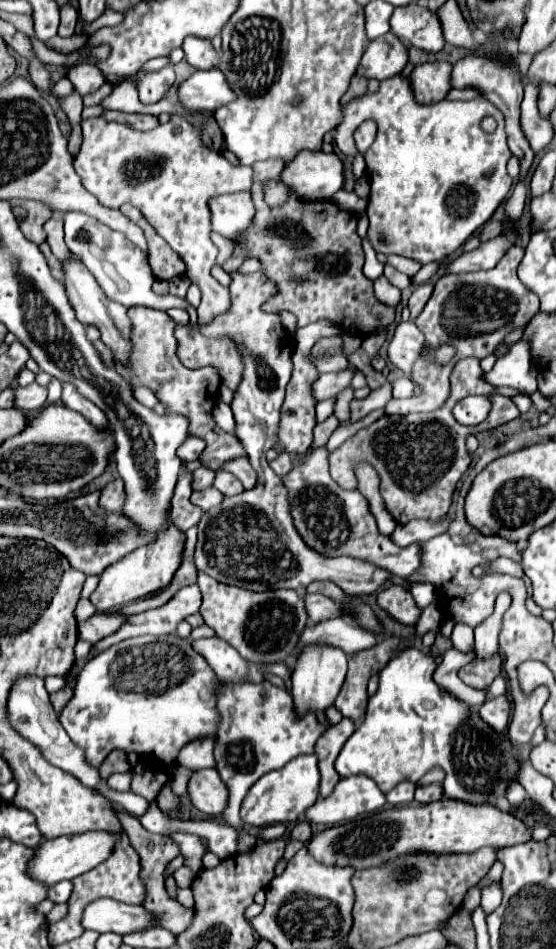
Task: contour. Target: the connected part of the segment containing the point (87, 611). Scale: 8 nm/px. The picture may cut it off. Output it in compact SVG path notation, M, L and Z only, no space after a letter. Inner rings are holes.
M80 599L78 607L76 607L76 619L78 621L86 621L92 615L96 615L96 607L90 603L90 599Z

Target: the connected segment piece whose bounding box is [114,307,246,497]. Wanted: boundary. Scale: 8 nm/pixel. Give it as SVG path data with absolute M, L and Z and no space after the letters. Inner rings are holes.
M130 307L128 317L130 317L130 335L132 335L134 351L132 351L132 357L128 359L126 367L122 363L116 363L114 369L128 381L130 387L142 385L142 387L152 389L156 393L158 401L166 405L166 413L184 415L188 419L188 423L190 423L188 435L200 437L206 441L206 447L200 453L198 461L202 463L202 467L208 467L216 473L212 487L216 487L226 497L244 491L242 483L232 473L220 469L224 463L228 463L232 459L246 457L246 451L238 439L220 431L212 419L212 409L218 401L218 385L220 385L220 377L214 371L214 367L186 369L180 363L180 359L176 355L178 341L174 337L176 323L168 317L168 313L150 309L150 307Z

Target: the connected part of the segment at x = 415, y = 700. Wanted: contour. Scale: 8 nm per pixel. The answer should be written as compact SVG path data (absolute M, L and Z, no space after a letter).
M406 647L398 651L386 667L378 673L378 691L368 701L368 711L360 727L350 735L350 739L344 743L340 755L336 757L334 769L340 777L346 775L366 775L376 781L380 791L388 793L396 783L400 781L412 781L418 783L424 773L428 773L432 767L442 767L446 771L444 779L444 795L452 799L462 799L468 803L492 803L492 799L502 797L506 791L506 785L510 779L516 779L518 761L522 759L516 749L504 739L502 735L492 731L478 713L468 715L468 705L460 703L458 699L452 699L452 695L442 693L440 687L436 687L432 673L436 669L436 661L432 655L426 655L424 651L416 647Z

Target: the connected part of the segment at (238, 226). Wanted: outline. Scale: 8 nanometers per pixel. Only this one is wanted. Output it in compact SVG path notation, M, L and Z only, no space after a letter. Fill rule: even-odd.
M230 193L212 199L212 227L216 233L228 239L240 239L242 233L252 225L256 207L250 193Z

